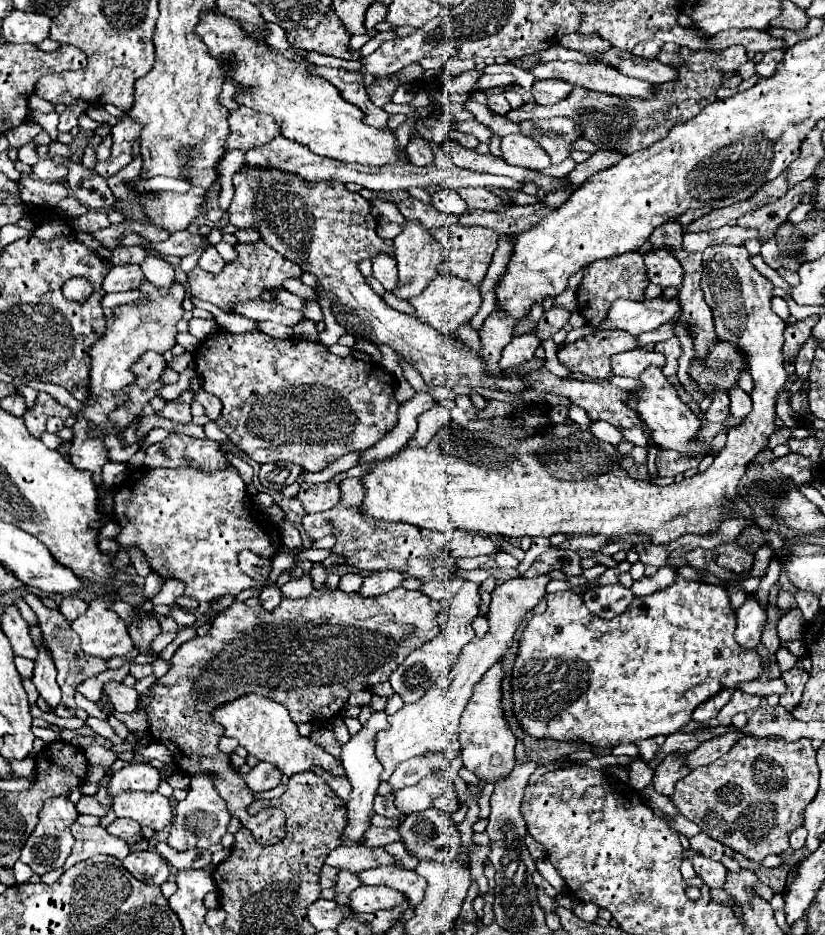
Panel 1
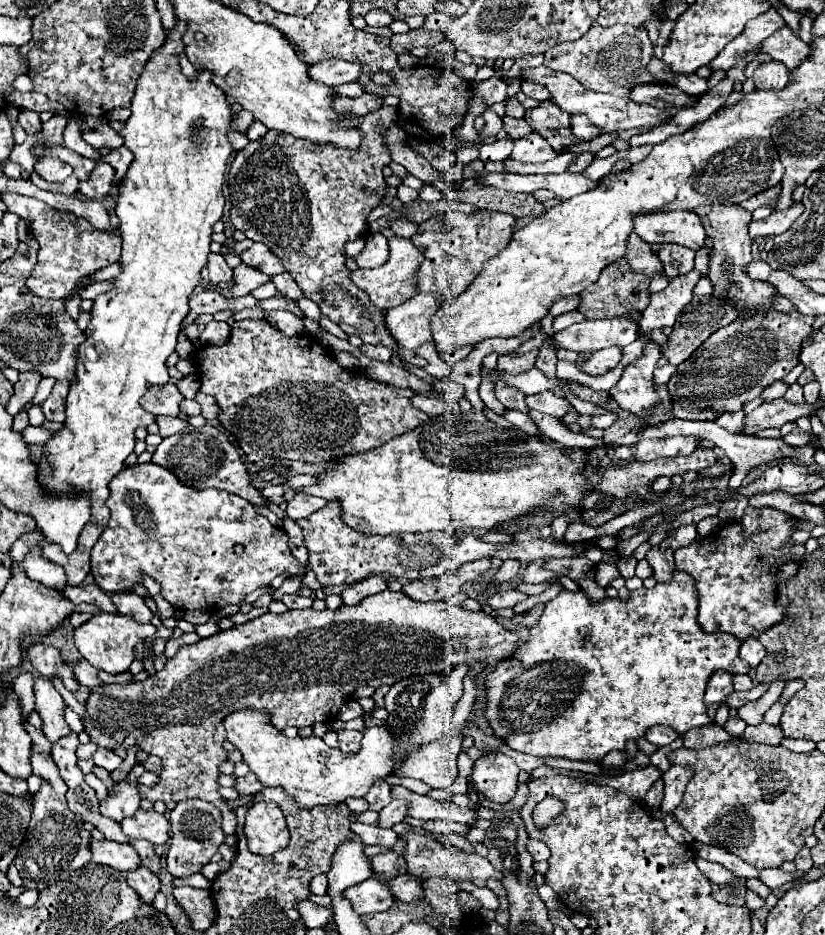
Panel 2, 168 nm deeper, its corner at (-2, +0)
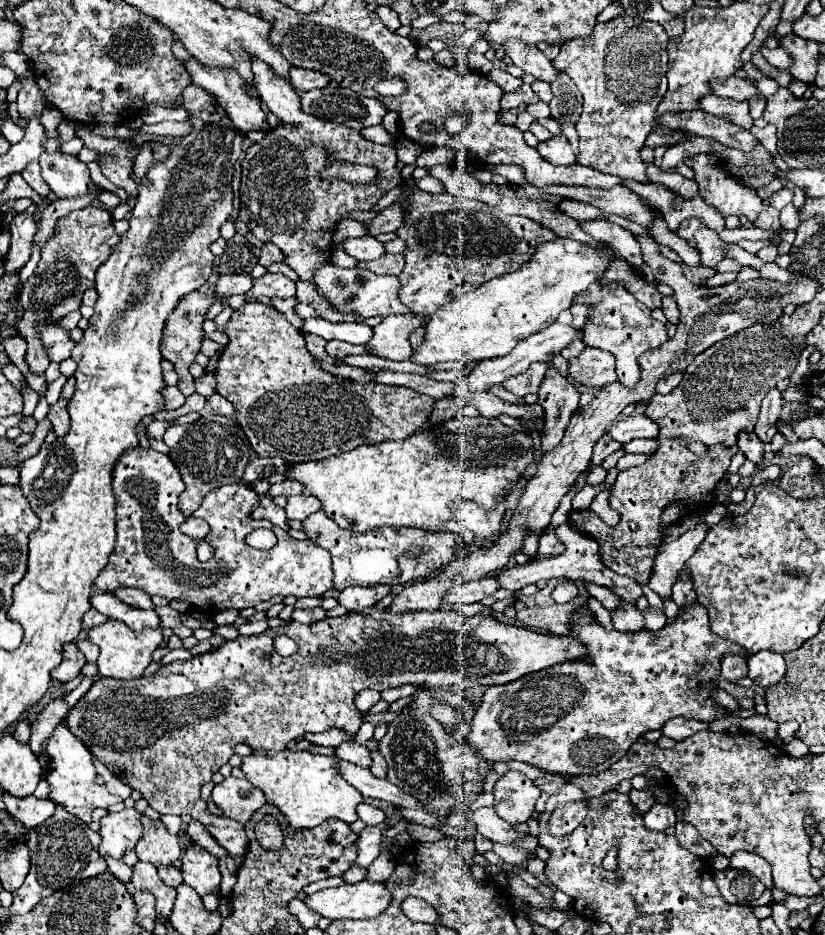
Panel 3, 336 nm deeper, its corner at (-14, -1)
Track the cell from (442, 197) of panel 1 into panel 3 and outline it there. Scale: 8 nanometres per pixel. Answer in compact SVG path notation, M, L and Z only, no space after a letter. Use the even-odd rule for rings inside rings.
M432 175L422 177L420 181L416 181L416 185L418 185L422 191L428 191L428 193L440 193L440 191L444 191L440 179L436 179L436 177L432 177Z

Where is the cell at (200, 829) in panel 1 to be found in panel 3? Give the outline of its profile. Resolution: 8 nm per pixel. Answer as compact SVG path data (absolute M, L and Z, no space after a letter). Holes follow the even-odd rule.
M194 845L182 857L182 877L184 883L194 887L200 897L220 891L220 871L218 859L206 853L202 847Z

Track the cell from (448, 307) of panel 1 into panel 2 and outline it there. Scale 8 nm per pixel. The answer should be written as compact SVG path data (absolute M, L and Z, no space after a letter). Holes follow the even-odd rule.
M420 292L404 304L390 308L386 312L386 326L390 334L402 348L408 350L418 350L424 344L432 344L432 328L428 328L428 320L442 302L444 298L434 292Z

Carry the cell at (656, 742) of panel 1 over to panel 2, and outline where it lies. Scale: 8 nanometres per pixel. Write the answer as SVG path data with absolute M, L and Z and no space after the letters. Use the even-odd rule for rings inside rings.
M654 726L646 732L646 740L652 742L654 746L668 746L678 738L678 734L672 728L664 728L664 726Z

